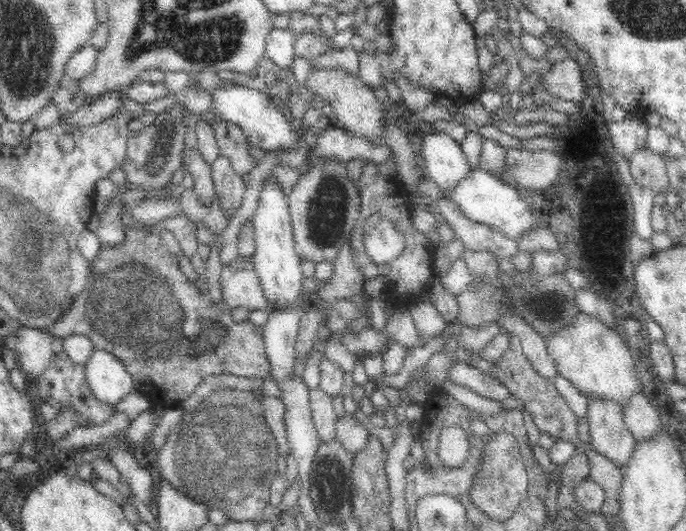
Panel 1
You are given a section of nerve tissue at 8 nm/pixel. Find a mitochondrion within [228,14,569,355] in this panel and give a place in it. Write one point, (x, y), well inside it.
(329, 203)

